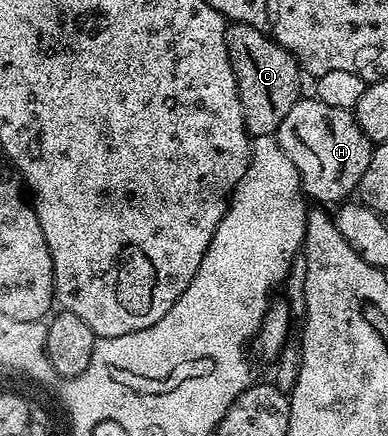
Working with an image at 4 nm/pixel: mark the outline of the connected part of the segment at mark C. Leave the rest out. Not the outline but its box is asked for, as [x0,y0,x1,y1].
[227,22,301,138]

